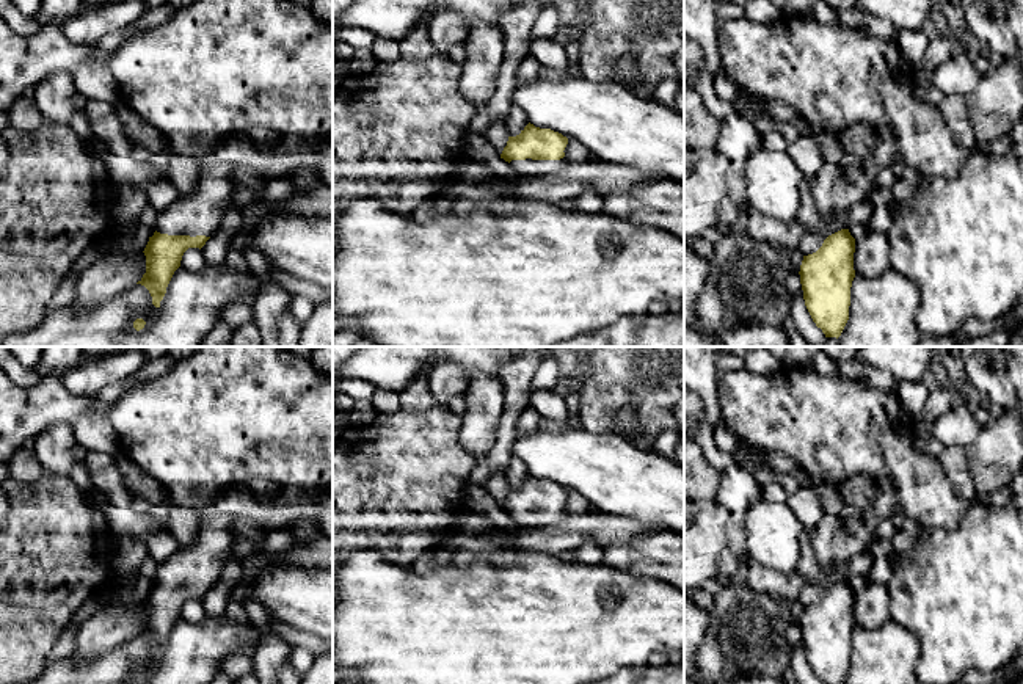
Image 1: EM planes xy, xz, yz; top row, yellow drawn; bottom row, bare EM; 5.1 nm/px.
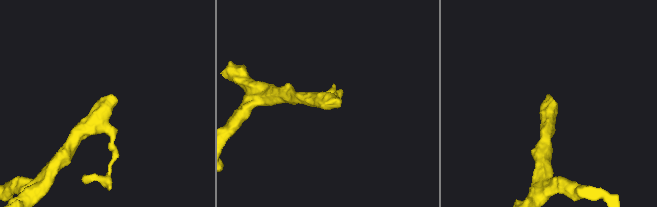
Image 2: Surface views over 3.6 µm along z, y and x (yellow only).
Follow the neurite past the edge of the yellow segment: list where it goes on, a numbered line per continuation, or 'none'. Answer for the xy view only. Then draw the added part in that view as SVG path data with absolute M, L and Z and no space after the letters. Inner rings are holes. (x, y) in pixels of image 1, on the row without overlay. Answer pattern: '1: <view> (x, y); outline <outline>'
1: xy (200, 563); outline M217 515L202 519L196 538L168 560L158 565L155 580L168 587L215 587L223 577L223 568L234 560L235 516Z

